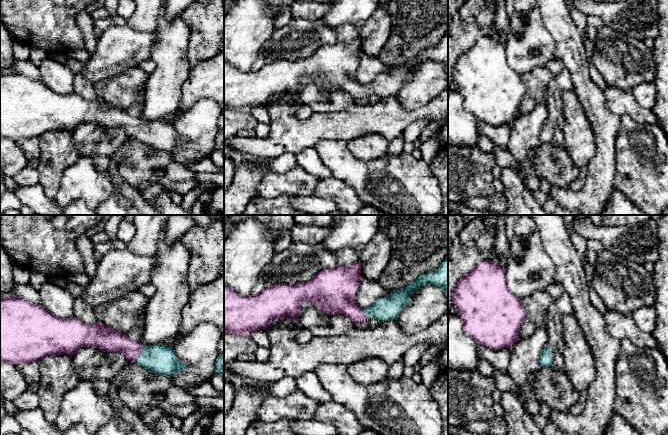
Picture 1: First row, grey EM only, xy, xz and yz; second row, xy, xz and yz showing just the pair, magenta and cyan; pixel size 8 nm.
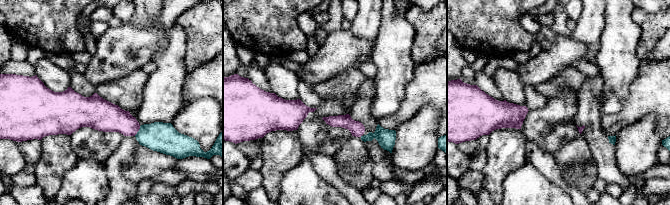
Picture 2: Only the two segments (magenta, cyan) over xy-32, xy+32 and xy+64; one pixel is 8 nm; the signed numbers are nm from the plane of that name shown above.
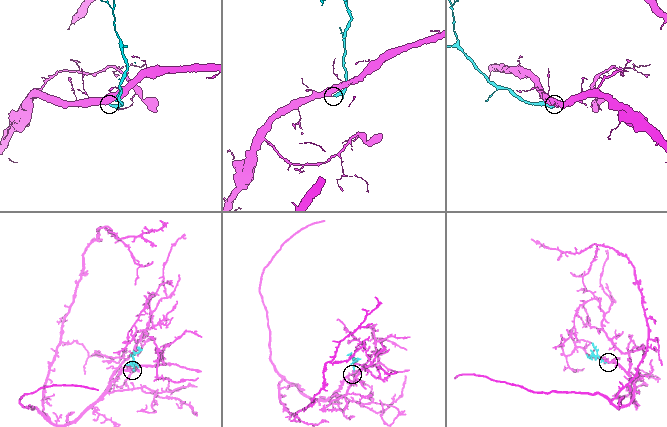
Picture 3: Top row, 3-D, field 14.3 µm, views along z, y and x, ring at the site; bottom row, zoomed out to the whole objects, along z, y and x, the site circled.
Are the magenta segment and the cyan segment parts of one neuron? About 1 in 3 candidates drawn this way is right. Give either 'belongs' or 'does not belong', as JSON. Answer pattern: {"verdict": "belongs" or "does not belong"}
{"verdict": "belongs"}

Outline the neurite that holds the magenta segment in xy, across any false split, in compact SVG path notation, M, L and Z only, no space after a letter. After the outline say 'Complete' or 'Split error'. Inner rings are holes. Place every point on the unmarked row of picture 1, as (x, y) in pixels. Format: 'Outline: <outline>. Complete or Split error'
Outline: M16 72L0 73L0 138L14 141L40 137L48 131L74 131L82 123L97 123L101 127L121 128L127 136L160 151L172 153L175 149L188 146L188 140L182 139L176 132L173 123L154 120L143 123L141 119L131 116L125 109L114 106L101 98L92 101L85 100L75 92L59 94L46 86L43 81L33 80Z. Split error

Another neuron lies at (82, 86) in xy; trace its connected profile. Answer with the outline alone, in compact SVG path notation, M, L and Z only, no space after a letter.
M75 73L73 82L74 92L88 101L98 98L94 89L94 83L90 82L80 73Z

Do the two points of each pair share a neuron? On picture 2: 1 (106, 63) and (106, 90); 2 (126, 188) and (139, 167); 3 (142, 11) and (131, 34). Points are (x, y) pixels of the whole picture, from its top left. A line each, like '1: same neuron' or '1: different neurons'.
1: different neurons
2: different neurons
3: different neurons

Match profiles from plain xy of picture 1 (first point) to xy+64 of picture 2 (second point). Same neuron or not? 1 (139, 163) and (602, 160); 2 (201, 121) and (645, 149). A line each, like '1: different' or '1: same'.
1: different
2: same

